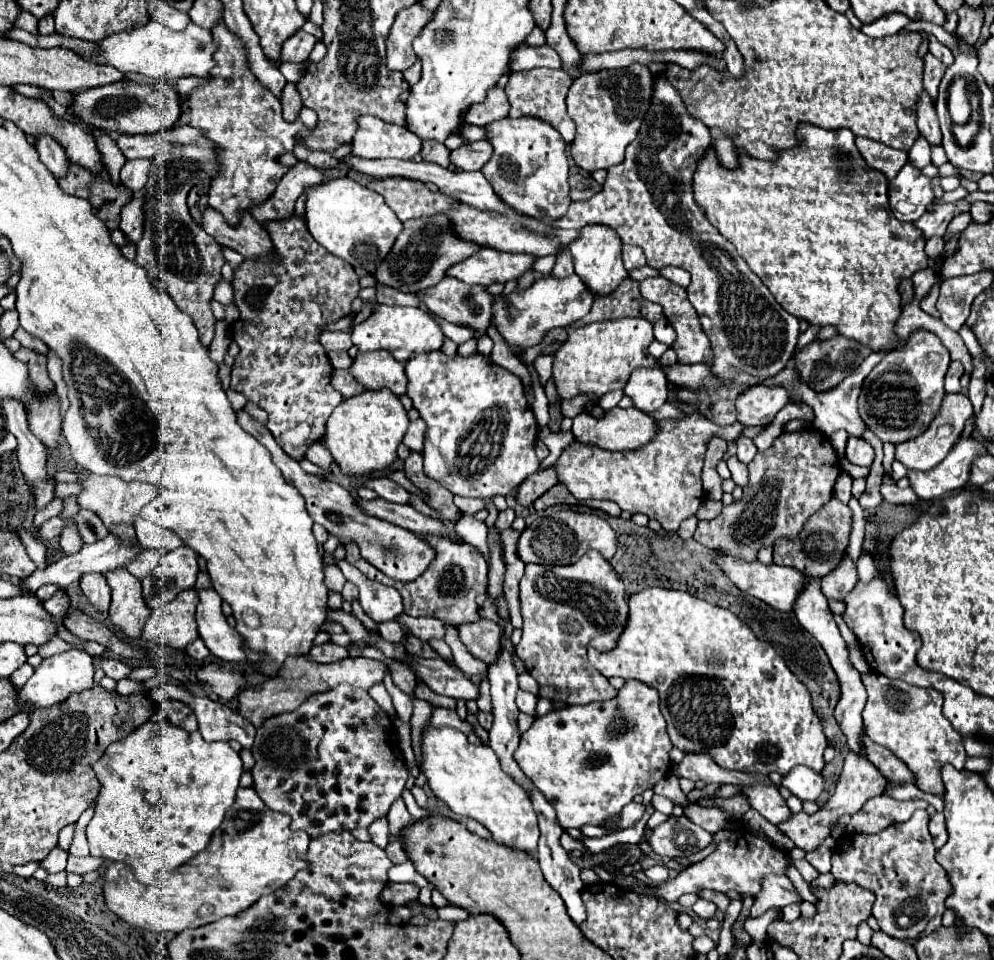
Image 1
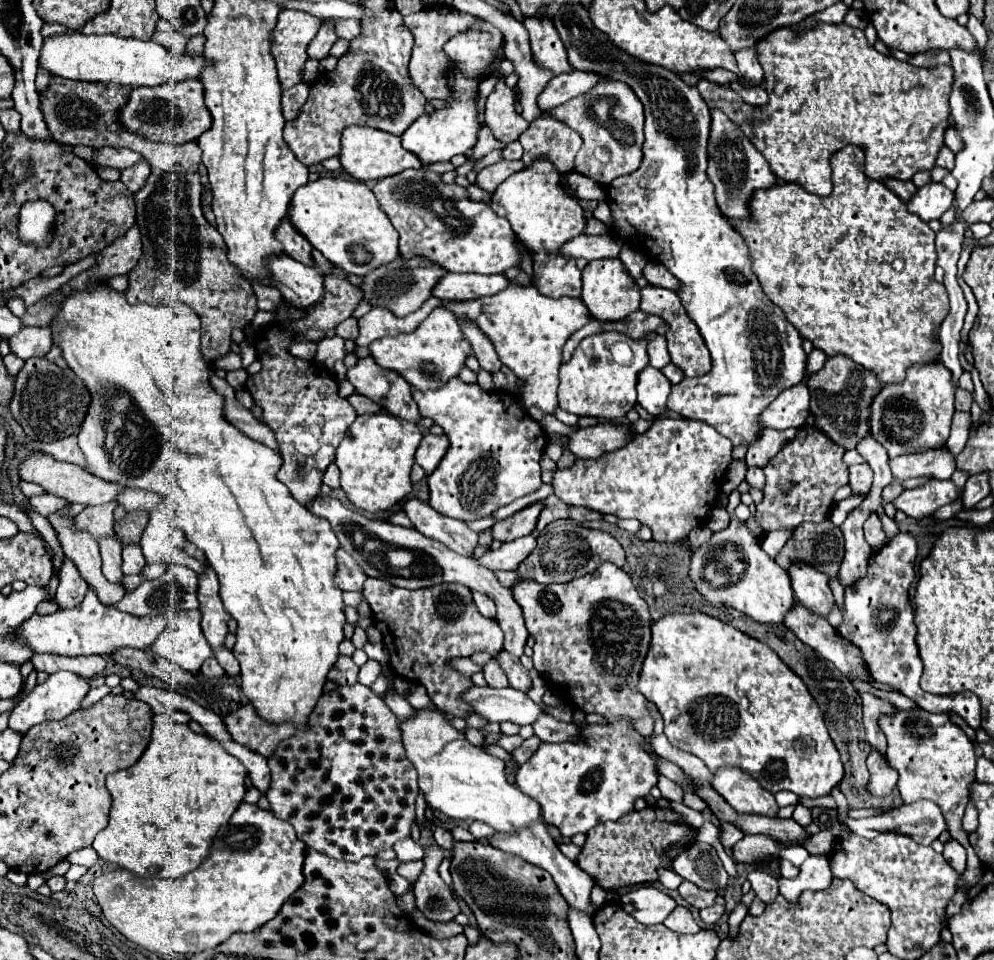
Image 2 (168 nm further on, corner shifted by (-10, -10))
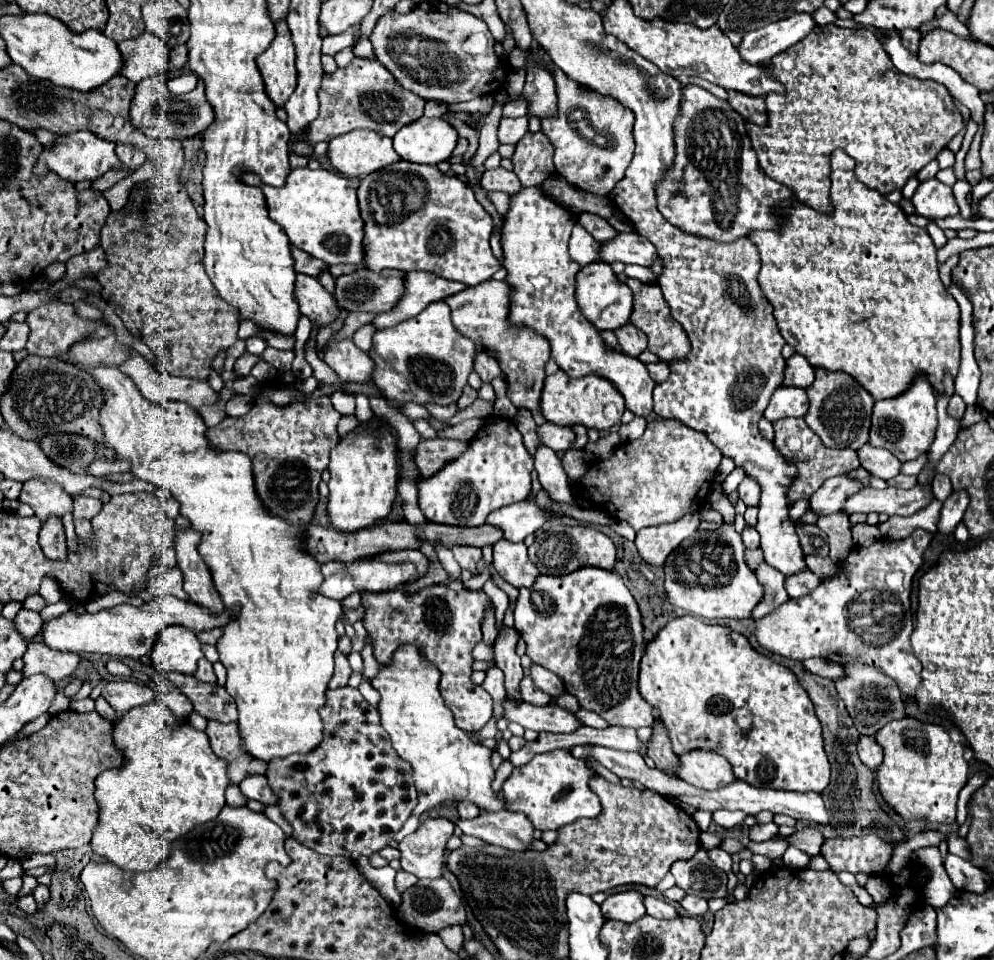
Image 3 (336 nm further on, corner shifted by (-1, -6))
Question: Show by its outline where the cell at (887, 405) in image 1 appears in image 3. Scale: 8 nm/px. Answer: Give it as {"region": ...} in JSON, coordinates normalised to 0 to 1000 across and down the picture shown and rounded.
{"region":[[[925,393],[925,397],[921,397],[912,409],[908,409],[908,414],[900,414],[900,418],[880,418],[874,464],[896,470],[904,480],[916,480],[933,472],[943,447],[941,420],[941,405],[937,405],[937,399],[929,397],[929,393]]]}

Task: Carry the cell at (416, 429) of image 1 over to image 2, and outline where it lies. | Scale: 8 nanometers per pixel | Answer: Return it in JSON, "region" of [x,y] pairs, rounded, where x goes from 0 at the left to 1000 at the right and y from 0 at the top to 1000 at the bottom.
{"region":[[[431,451],[431,453],[425,455],[423,466],[419,468],[416,478],[419,478],[419,482],[433,495],[433,493],[441,486],[441,482],[443,482],[443,478],[447,476],[449,468],[451,468],[451,455],[449,455],[449,453],[439,455],[439,453],[433,453],[433,451]]]}

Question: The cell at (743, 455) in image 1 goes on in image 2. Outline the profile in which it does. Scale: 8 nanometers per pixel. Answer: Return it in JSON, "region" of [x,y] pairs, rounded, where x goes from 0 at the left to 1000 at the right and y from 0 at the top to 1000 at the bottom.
{"region":[[[755,486],[753,493],[751,493],[751,501],[753,501],[757,507],[767,509],[767,507],[769,507],[769,491],[767,491],[765,486]]]}

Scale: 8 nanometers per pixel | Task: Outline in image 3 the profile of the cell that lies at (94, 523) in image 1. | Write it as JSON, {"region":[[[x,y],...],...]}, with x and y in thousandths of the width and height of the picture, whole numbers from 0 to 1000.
{"region":[[[75,518],[75,528],[73,528],[73,539],[75,541],[94,541],[102,532],[104,524],[100,520],[92,518]]]}

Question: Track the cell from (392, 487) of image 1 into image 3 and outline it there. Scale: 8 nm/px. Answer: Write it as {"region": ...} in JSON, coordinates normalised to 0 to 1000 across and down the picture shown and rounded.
{"region":[[[458,568],[456,572],[458,576],[458,582],[462,584],[464,593],[470,593],[474,595],[476,599],[482,599],[482,593],[480,593],[480,586],[484,584],[484,572],[474,572],[474,570],[466,570],[466,568]]]}

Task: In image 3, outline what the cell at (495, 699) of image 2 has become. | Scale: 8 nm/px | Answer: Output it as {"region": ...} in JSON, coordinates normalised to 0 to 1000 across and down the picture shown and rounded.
{"region":[[[508,728],[508,747],[512,751],[518,751],[526,755],[528,759],[536,761],[554,761],[554,764],[576,764],[582,759],[587,753],[572,741],[564,739],[562,734],[550,734],[550,736],[540,736],[540,734],[514,734],[514,730]]]}

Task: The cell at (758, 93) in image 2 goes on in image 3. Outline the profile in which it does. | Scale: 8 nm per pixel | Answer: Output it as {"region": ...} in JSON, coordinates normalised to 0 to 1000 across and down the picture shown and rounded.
{"region":[[[733,95],[733,107],[754,128],[772,130],[772,114],[770,114],[768,101],[766,103],[764,101],[747,101],[747,97],[735,97]]]}

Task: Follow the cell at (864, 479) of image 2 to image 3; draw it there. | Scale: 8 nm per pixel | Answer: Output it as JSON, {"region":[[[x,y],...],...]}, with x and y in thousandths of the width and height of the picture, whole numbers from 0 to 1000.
{"region":[[[852,495],[836,497],[816,516],[814,532],[822,536],[842,534],[844,526],[848,526],[848,522],[852,522],[852,518],[856,518],[856,514],[862,514],[862,511],[864,511],[864,505],[860,505],[860,501],[852,501]]]}

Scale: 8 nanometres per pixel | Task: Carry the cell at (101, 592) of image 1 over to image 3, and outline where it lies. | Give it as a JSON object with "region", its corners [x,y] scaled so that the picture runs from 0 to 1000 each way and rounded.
{"region":[[[29,499],[23,503],[19,522],[31,526],[41,543],[51,536],[63,539],[67,532],[71,532],[73,526],[73,518],[67,516],[61,505],[43,503],[39,499]]]}

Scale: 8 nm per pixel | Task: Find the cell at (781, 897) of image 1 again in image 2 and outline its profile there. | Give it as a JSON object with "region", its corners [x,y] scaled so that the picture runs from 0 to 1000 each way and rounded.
{"region":[[[755,907],[753,918],[757,920],[757,926],[759,926],[761,934],[765,934],[771,943],[775,943],[783,934],[783,916],[779,911],[765,909],[765,907]]]}

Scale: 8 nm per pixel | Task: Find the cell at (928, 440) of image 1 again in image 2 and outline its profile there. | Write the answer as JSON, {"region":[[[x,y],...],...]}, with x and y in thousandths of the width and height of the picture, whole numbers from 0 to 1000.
{"region":[[[954,466],[932,468],[928,472],[913,472],[895,478],[895,489],[901,499],[934,497],[934,499],[956,499],[962,491],[962,478]]]}

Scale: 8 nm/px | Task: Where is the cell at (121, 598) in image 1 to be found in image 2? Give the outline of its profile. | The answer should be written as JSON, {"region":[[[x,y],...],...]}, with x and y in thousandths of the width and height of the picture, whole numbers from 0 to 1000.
{"region":[[[111,559],[109,564],[101,564],[101,576],[103,576],[103,593],[105,601],[109,605],[115,605],[123,609],[123,568],[117,564],[117,559]]]}

